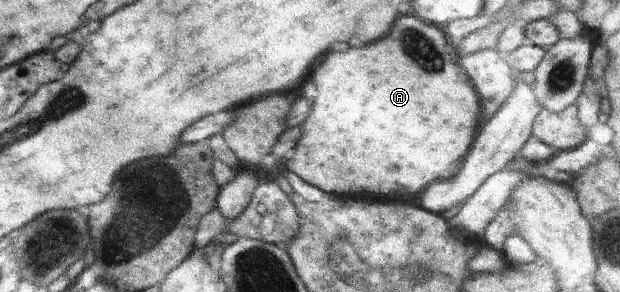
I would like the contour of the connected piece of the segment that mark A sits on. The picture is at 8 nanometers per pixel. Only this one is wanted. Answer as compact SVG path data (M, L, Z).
M400 16L394 22L390 34L384 36L382 40L376 40L376 46L372 42L370 46L350 48L350 50L338 52L338 54L336 52L328 54L328 58L314 72L314 82L316 82L316 88L318 88L318 96L312 100L310 116L302 124L304 132L302 132L302 136L298 140L298 154L296 154L296 148L294 148L294 154L286 164L288 170L292 170L304 182L308 182L312 186L318 186L324 192L330 192L330 194L360 194L360 196L364 194L368 198L406 198L406 196L416 196L430 182L440 180L442 172L446 174L446 170L450 170L450 166L456 164L460 158L464 158L466 152L470 150L472 130L476 128L476 122L478 122L478 116L480 116L478 94L476 94L472 82L466 78L462 66L456 62L456 58L458 58L456 50L450 48L450 42L444 38L442 30L438 26L434 26L434 24L426 24L426 22L418 20L414 16Z

